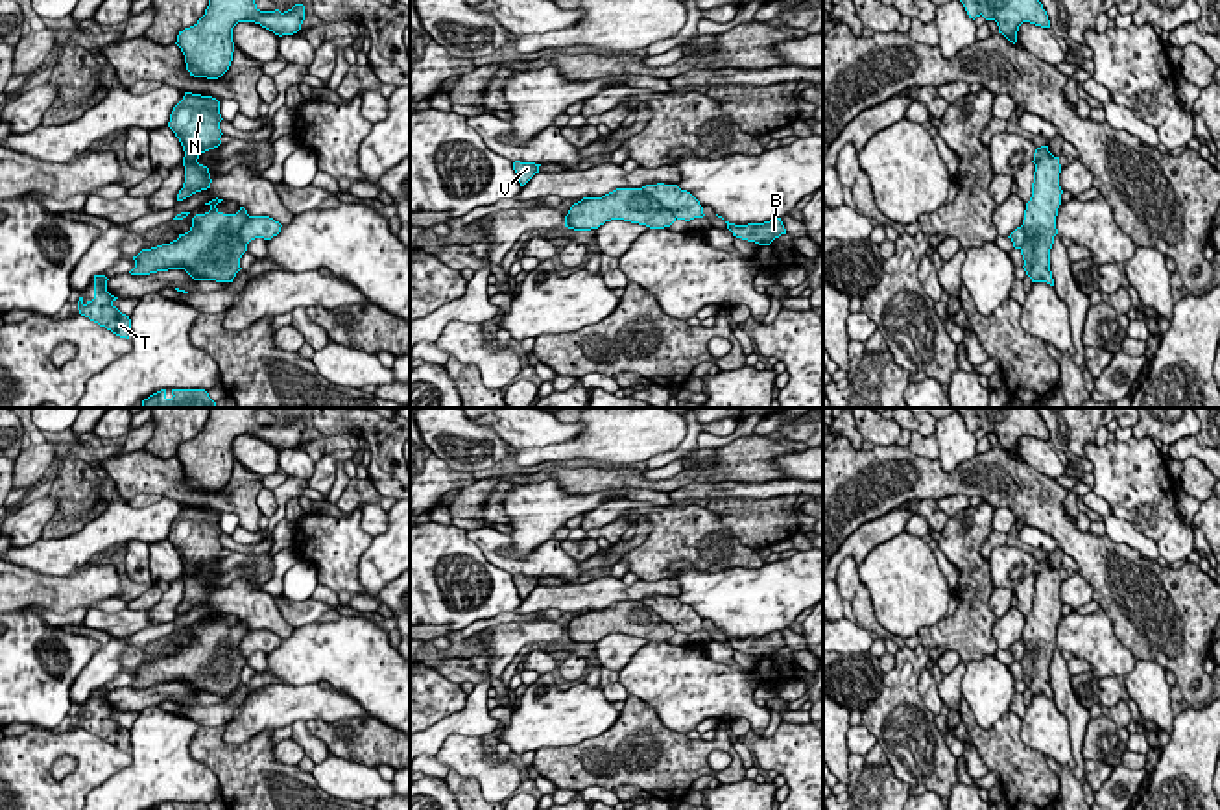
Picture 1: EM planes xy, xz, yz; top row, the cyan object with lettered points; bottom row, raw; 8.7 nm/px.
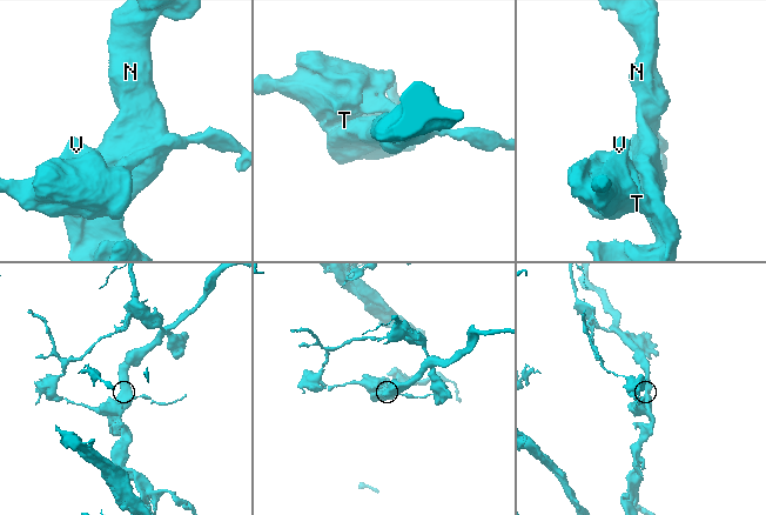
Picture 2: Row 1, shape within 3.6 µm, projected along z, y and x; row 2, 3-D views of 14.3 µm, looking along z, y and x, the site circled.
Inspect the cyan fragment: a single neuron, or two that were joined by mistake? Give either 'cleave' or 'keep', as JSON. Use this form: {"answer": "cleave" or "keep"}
{"answer": "keep"}

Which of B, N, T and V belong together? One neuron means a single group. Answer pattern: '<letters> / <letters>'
B N T V

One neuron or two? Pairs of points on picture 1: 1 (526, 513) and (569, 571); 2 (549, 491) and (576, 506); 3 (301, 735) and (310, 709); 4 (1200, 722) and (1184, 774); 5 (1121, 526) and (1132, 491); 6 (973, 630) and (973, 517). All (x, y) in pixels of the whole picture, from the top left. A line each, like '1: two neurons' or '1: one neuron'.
1: two neurons
2: one neuron
3: two neurons
4: one neuron
5: two neurons
6: one neuron

